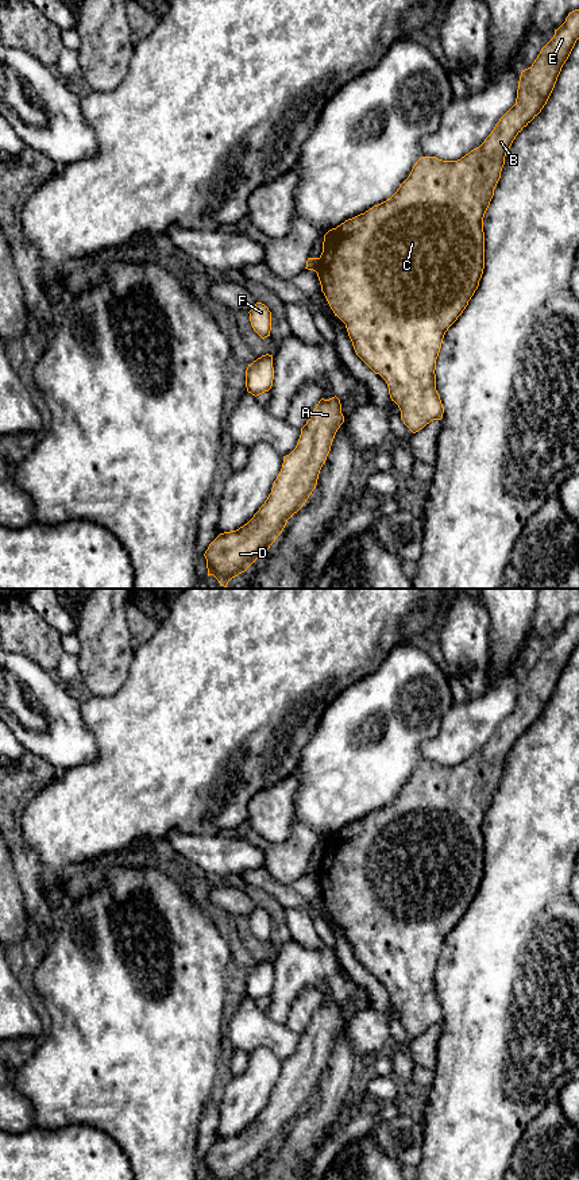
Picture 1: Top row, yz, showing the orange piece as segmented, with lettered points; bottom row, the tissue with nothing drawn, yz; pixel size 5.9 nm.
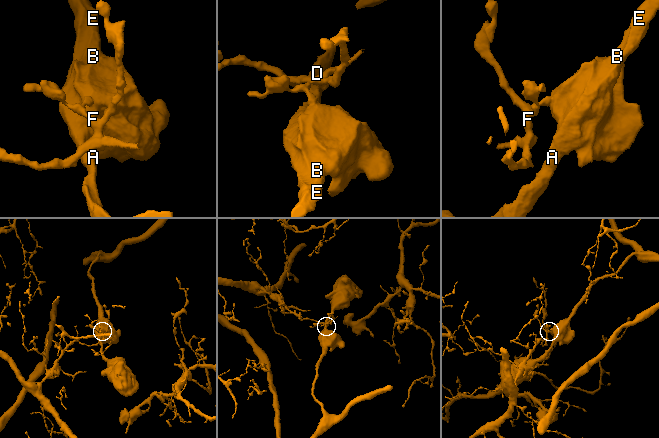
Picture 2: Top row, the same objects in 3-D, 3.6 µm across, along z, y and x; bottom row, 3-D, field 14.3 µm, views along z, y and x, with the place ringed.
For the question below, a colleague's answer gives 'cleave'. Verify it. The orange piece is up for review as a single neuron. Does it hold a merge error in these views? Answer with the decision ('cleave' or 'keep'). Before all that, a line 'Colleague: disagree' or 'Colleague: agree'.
Colleague: agree
cleave

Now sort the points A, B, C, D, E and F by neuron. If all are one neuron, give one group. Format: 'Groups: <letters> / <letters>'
Groups: A B C D E / F

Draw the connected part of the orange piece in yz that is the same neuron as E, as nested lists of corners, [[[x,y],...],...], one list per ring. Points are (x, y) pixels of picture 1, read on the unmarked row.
[[[575,614],[555,635],[553,643],[541,653],[532,671],[521,676],[516,709],[479,752],[458,766],[421,761],[390,803],[324,840],[316,875],[321,896],[335,921],[346,929],[356,960],[386,986],[390,1003],[401,1015],[401,1025],[413,1038],[431,1026],[443,1023],[444,1013],[436,995],[436,964],[445,937],[463,918],[479,891],[485,874],[483,822],[501,783],[506,757],[522,733],[547,709],[578,644],[579,614]]]

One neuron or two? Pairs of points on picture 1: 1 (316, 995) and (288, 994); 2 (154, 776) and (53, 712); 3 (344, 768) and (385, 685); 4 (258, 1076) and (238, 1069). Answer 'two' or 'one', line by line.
1: two
2: two
3: one
4: two

